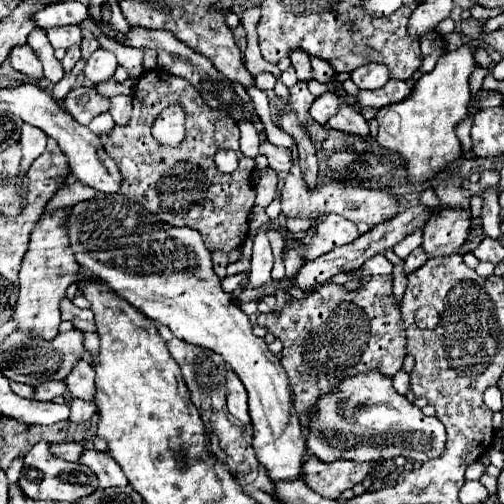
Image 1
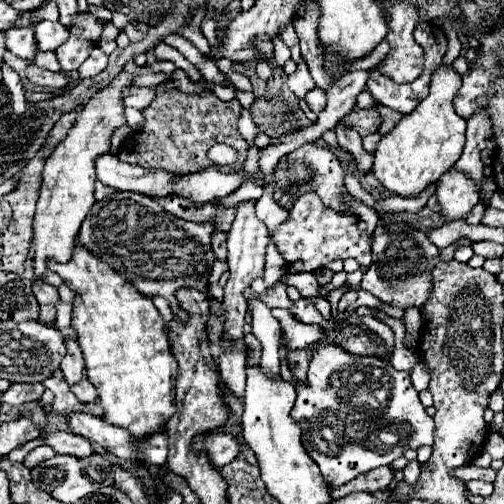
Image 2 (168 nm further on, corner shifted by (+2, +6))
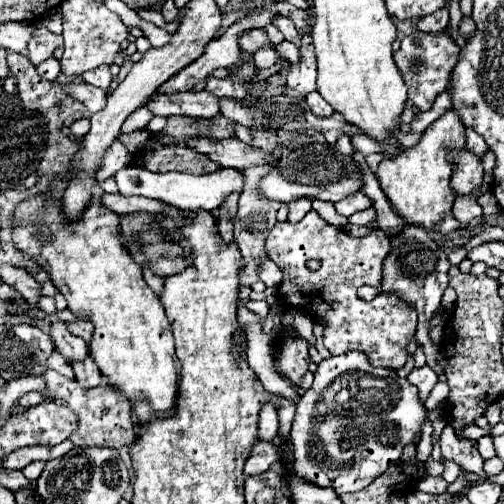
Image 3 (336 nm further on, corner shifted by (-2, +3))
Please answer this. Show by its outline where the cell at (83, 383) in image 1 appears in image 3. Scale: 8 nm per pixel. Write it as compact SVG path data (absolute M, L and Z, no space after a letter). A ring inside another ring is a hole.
M51 324L51 338L55 340L55 346L57 350L61 352L61 356L73 364L73 362L79 362L79 360L85 360L87 356L87 344L83 338L79 336L73 336L71 332L67 332L65 324Z

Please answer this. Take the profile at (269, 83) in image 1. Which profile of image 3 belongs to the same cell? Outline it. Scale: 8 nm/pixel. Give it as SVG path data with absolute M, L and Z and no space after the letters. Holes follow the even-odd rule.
M265 48L265 50L255 52L253 60L255 60L255 66L257 66L259 70L267 70L267 68L271 68L271 66L275 64L275 54L271 52L271 48Z

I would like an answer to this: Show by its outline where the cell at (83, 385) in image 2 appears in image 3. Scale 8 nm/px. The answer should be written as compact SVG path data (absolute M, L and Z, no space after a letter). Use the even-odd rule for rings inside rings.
M87 356L83 362L73 364L75 370L75 380L77 384L81 384L83 388L95 388L101 384L101 374L99 368L95 366L95 362L91 362L91 358Z

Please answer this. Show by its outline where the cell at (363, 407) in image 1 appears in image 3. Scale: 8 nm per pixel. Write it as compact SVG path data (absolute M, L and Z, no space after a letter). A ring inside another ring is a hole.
M345 352L339 356L329 356L319 362L315 380L311 388L301 396L293 420L293 452L295 452L295 470L299 476L307 476L313 484L331 486L337 494L357 492L383 474L389 466L397 464L401 452L407 444L415 442L415 436L423 430L427 410L419 400L419 390L407 378L397 376L389 368L377 368L367 360L365 352Z

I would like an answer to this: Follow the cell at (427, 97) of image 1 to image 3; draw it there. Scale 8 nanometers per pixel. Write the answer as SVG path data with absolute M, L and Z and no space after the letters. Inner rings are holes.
M447 108L445 114L423 132L421 140L415 146L401 148L397 156L385 156L379 162L379 184L389 198L393 210L401 218L411 220L411 224L421 224L421 228L427 230L439 230L443 234L459 228L459 220L451 214L455 194L449 186L451 174L457 166L449 162L449 156L453 152L459 152L461 148L465 148L465 126L459 114L453 108Z

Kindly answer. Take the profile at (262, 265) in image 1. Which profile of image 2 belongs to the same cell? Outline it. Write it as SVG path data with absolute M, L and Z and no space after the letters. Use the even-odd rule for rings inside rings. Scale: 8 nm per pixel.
M251 299L251 311L253 311L253 321L251 321L251 331L253 335L263 343L263 355L261 355L261 365L263 371L271 377L279 377L281 371L281 357L279 357L279 343L281 343L281 327L279 321L271 315L271 309L257 301Z

